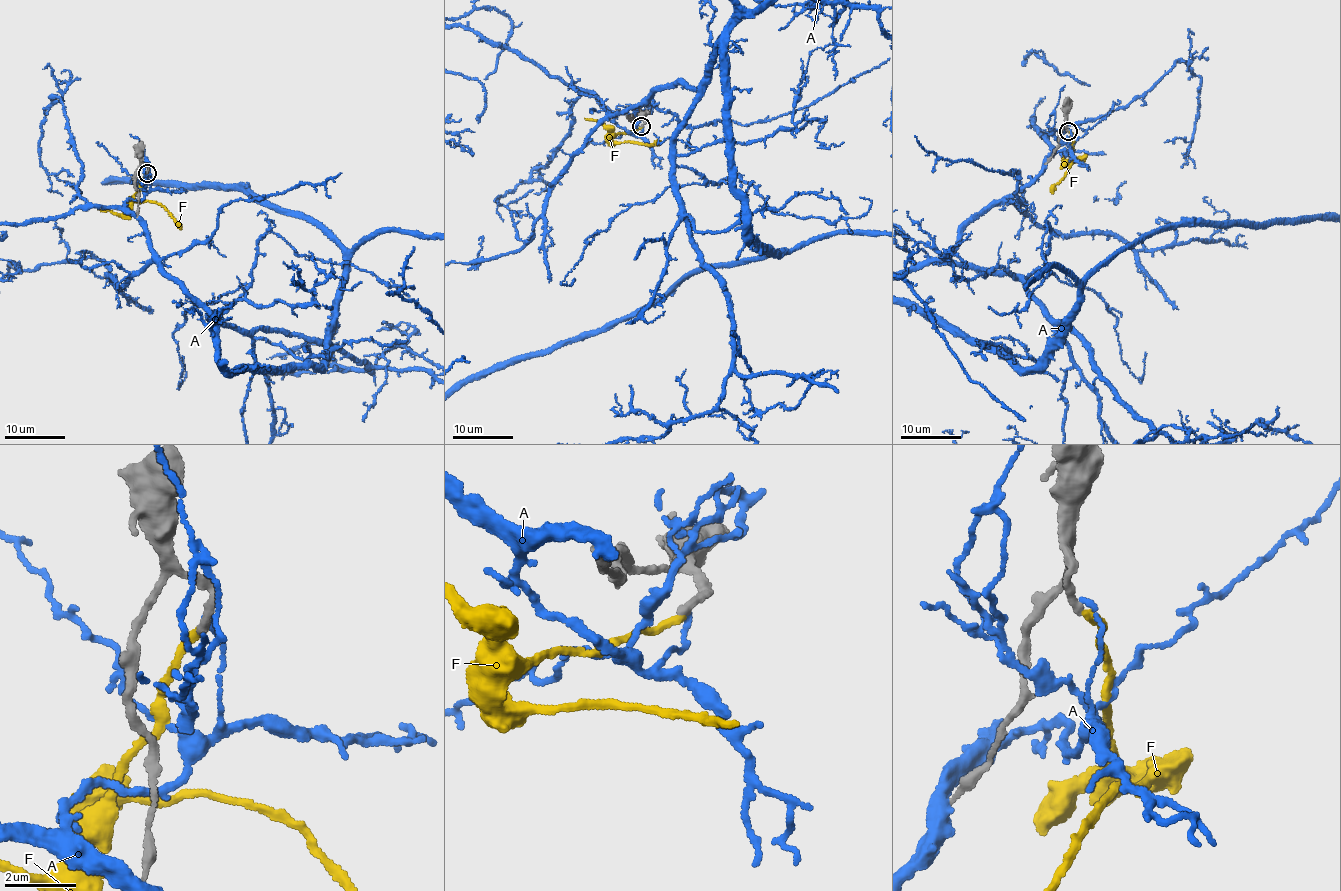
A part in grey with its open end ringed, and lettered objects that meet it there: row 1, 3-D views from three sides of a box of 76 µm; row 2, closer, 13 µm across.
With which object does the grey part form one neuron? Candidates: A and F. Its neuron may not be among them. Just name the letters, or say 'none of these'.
F

